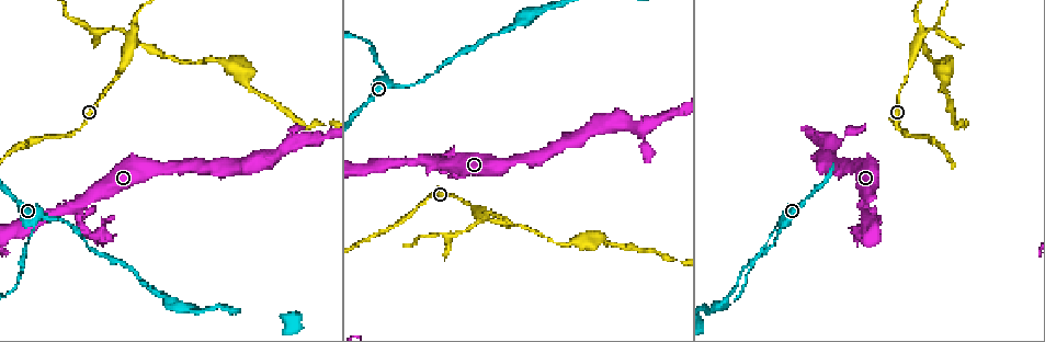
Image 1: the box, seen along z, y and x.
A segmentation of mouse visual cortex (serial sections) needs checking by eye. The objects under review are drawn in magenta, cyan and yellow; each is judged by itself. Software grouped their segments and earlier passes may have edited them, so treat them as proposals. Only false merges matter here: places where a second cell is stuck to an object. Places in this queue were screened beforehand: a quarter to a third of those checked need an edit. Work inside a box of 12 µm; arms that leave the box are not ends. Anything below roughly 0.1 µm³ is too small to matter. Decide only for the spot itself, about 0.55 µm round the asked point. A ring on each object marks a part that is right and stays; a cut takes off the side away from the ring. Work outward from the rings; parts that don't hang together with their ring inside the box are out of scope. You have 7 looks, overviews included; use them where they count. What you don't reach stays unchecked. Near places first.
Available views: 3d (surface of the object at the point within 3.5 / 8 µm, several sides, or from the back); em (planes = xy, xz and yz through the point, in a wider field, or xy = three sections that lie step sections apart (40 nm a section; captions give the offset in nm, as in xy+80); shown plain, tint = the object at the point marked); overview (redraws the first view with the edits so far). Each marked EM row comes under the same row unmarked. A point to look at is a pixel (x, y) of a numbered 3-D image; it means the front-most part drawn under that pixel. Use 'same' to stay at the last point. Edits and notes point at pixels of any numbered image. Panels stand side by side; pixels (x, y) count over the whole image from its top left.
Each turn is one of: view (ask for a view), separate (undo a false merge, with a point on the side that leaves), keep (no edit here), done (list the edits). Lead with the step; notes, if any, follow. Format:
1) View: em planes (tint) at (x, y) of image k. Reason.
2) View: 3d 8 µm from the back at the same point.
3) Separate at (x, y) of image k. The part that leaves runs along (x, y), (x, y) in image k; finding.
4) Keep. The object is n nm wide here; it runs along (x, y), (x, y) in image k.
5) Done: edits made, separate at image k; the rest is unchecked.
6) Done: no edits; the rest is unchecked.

View: 3d 3.5 µm at (32, 234) of image 1. A narrow waist.

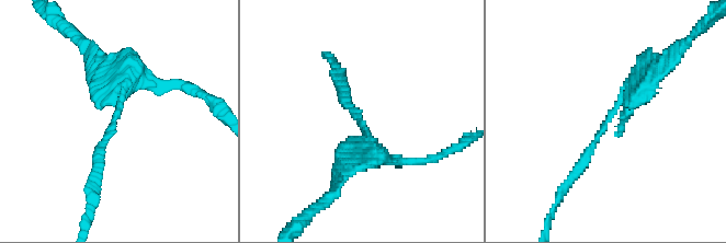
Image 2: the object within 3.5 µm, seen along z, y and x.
View: em planes (tint) at (607, 123) of image 2. The arms are 150, 250 nm wide; need the tissue.

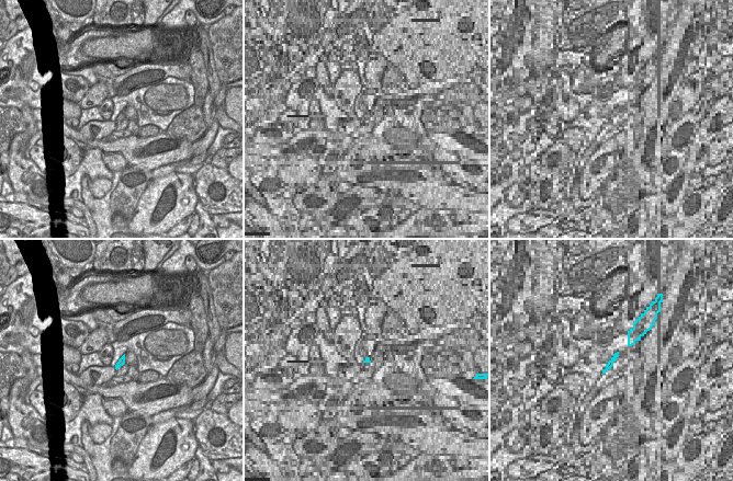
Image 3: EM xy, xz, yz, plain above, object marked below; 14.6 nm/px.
View: em xy step 3 (tint) at the same point.

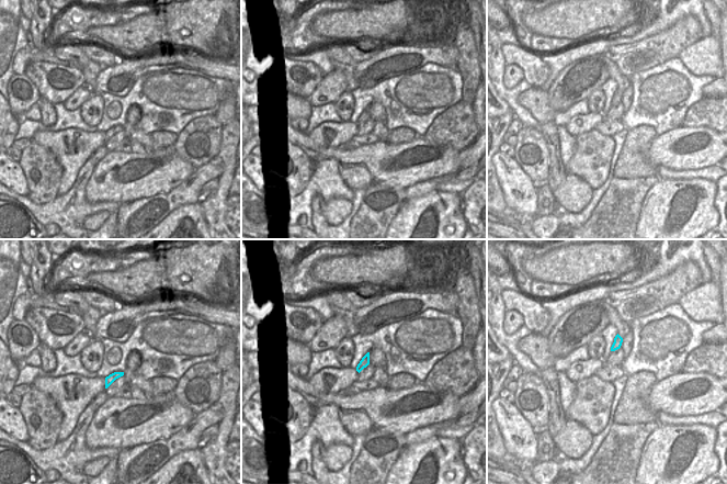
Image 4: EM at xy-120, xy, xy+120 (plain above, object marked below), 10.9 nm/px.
Separate at (111, 131) of image 2. The part that leaves runs along (120, 101), (92, 188) in image 2; two cells meet here.

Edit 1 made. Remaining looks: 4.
View: overview.

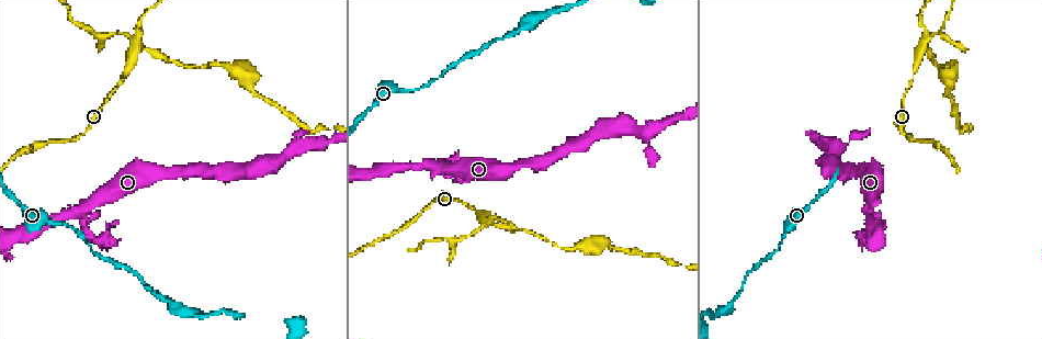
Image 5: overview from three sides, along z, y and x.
View: 3d 3.5 µm at (96, 242) of image 5. Sharp bend.

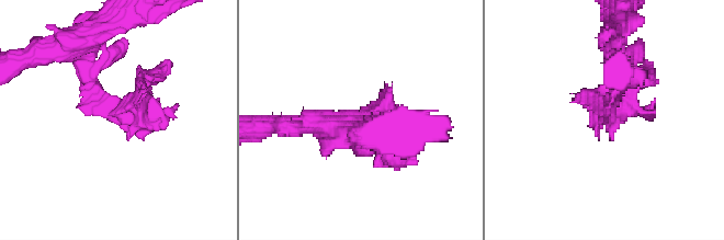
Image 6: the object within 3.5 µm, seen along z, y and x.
View: em xy step 2 (tint) at (607, 111) of image 6. Need the tissue.

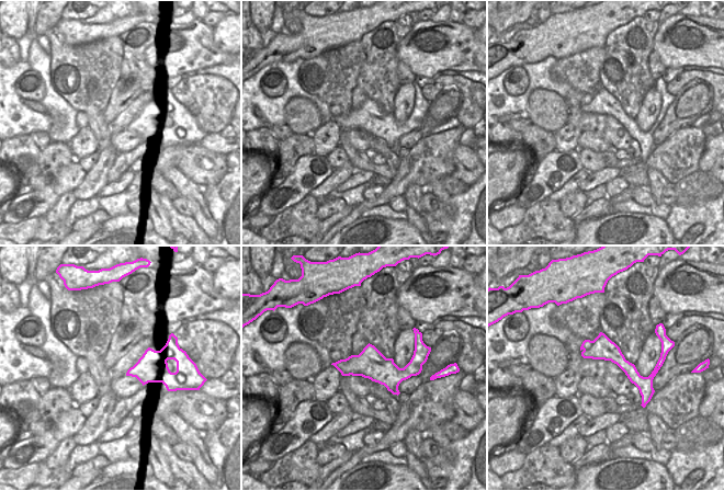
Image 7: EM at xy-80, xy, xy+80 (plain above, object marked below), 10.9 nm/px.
Keep. It runs along (585, 344), (610, 351), (644, 386), (644, 400) in image 7; continuous, no second cell.

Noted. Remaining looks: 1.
Done: edits made, separate at image 2; the rest is unchecked.

